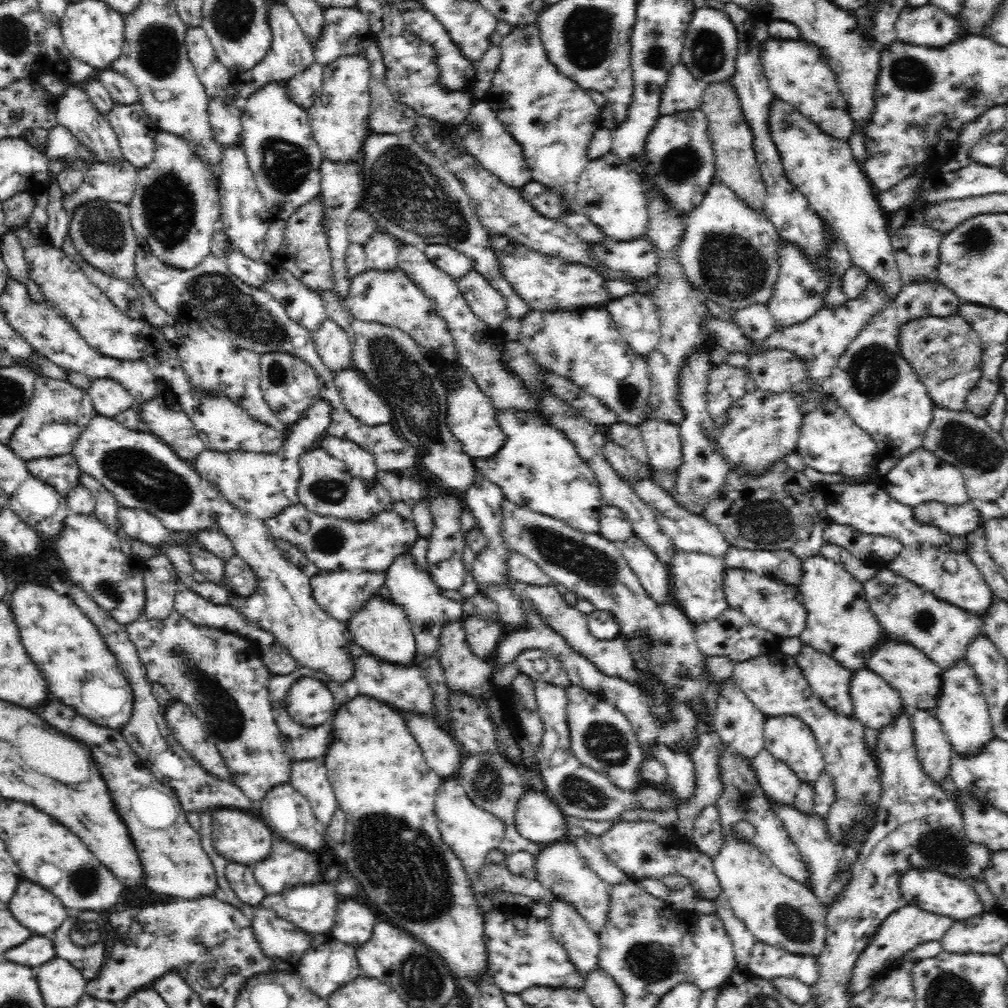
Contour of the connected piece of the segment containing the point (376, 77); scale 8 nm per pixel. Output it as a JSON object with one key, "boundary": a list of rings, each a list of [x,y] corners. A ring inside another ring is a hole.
{"boundary":[[[374,40],[366,46],[365,59],[369,62],[370,93],[368,124],[374,133],[398,134],[416,128],[415,119],[406,117],[403,107],[394,100],[388,85],[385,83],[385,66],[377,42]]]}

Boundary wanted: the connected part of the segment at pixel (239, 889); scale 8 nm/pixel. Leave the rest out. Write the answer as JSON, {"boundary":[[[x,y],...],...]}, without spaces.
{"boundary":[[[229,862],[225,876],[236,896],[246,905],[256,907],[267,895],[257,884],[251,866]]]}

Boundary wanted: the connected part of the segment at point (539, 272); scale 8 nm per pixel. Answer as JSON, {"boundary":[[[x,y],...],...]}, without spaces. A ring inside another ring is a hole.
{"boundary":[[[490,234],[492,247],[498,255],[502,274],[512,288],[526,300],[531,309],[538,311],[580,310],[580,308],[605,307],[612,301],[606,278],[602,273],[582,263],[571,263],[560,257],[536,252],[507,236]]]}

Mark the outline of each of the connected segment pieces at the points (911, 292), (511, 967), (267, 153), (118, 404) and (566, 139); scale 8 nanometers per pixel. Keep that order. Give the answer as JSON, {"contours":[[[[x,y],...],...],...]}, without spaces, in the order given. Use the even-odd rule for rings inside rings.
{"contours":[[[[937,279],[905,284],[897,297],[858,333],[832,369],[830,379],[823,386],[824,393],[836,399],[838,406],[852,417],[855,424],[872,436],[880,451],[903,457],[923,447],[926,430],[932,424],[932,410],[936,406],[927,387],[900,354],[899,327],[909,320],[956,315],[961,303]]],[[[502,906],[485,914],[484,941],[488,953],[490,980],[503,993],[520,994],[532,987],[583,988],[585,976],[570,961],[566,949],[552,936],[550,925],[542,918],[525,913],[506,918]]],[[[268,82],[264,88],[256,90],[240,103],[241,114],[241,146],[245,151],[247,162],[259,193],[264,197],[268,212],[274,219],[286,220],[303,204],[310,202],[320,193],[322,175],[321,165],[325,156],[318,143],[314,140],[307,112],[294,104],[287,95],[284,82]]],[[[110,378],[92,381],[87,394],[91,397],[93,408],[98,415],[113,418],[123,410],[136,407],[130,392]]],[[[536,23],[514,28],[510,34],[501,38],[499,46],[502,58],[492,79],[492,85],[485,95],[486,99],[503,121],[507,131],[522,147],[532,181],[538,181],[562,195],[562,214],[580,211],[575,202],[577,180],[591,161],[588,159],[588,145],[594,132],[600,127],[602,107],[592,101],[586,89],[561,73],[548,59]]]]}

